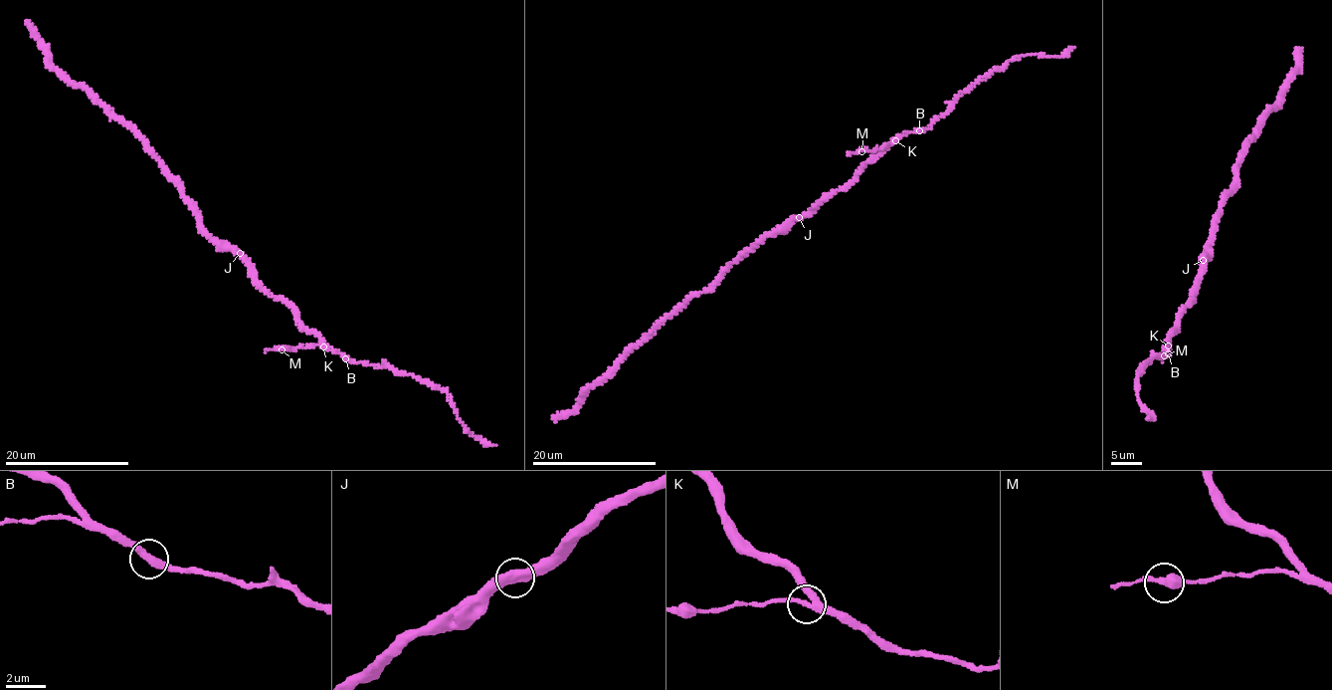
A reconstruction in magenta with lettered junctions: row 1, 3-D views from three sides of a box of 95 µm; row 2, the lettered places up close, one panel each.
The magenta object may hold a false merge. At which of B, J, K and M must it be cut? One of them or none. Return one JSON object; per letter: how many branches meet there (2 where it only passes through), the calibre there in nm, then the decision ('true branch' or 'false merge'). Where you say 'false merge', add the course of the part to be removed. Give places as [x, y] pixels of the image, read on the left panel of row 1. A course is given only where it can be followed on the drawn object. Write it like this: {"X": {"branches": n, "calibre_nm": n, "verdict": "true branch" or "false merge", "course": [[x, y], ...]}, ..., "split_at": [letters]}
{"B": {"branches": 2, "calibre_nm": 360, "verdict": "false merge", "course": [[345, 358], [377, 366], [389, 365], [401, 374], [426, 380], [448, 393], [456, 416], [471, 433], [495, 446]]}, "J": {"branches": 2, "calibre_nm": 550, "verdict": "true branch"}, "K": {"branches": 3, "calibre_nm": 320, "verdict": "true branch"}, "M": {"branches": 2, "calibre_nm": 400, "verdict": "true branch"}, "split_at": ["B"]}

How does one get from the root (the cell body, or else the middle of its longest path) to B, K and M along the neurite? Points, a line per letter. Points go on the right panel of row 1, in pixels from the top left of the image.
B: (1204, 264), (1198, 289), (1164, 346), (1168, 354)
K: (1204, 264), (1198, 289), (1179, 317), (1168, 345)
M: (1204, 264), (1198, 289), (1179, 317), (1164, 355)

